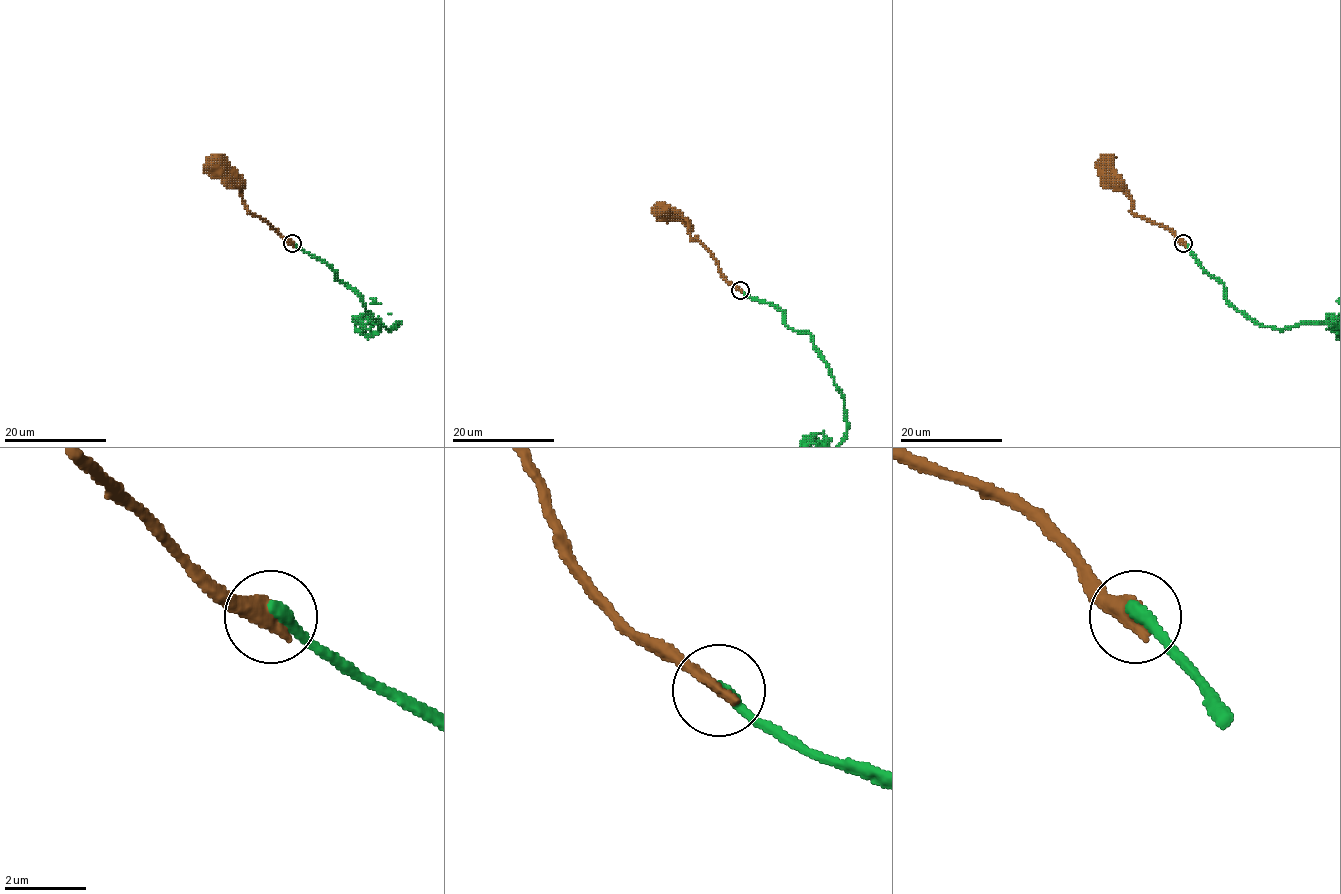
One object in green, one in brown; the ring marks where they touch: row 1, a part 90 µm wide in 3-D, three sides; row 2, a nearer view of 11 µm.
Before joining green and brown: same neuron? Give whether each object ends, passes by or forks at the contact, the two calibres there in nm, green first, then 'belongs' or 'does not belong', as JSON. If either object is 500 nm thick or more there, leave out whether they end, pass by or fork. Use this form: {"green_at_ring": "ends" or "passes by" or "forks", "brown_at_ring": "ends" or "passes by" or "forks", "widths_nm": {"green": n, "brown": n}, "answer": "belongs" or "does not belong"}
{"green_at_ring": "ends", "brown_at_ring": "ends", "widths_nm": {"green": 320, "brown": 400}, "answer": "does not belong"}

